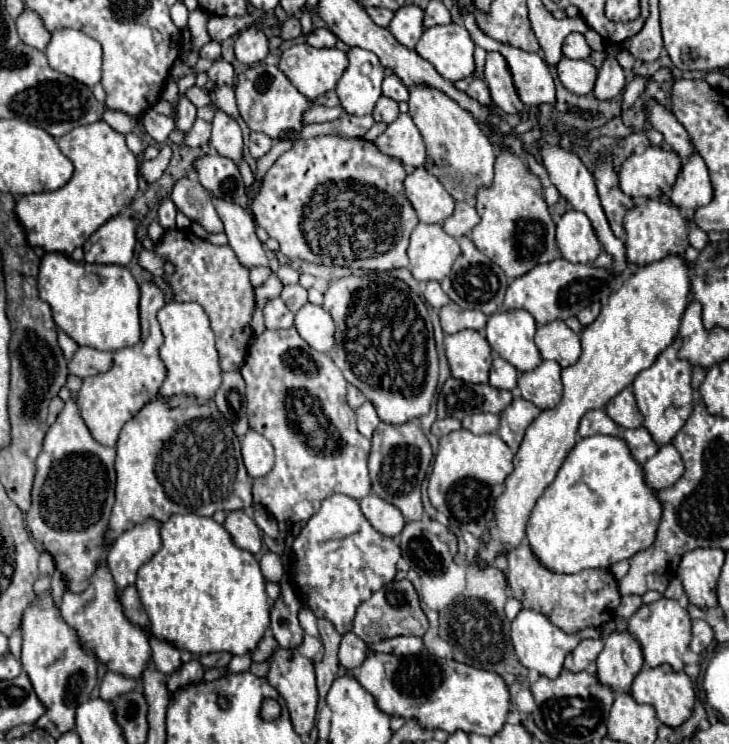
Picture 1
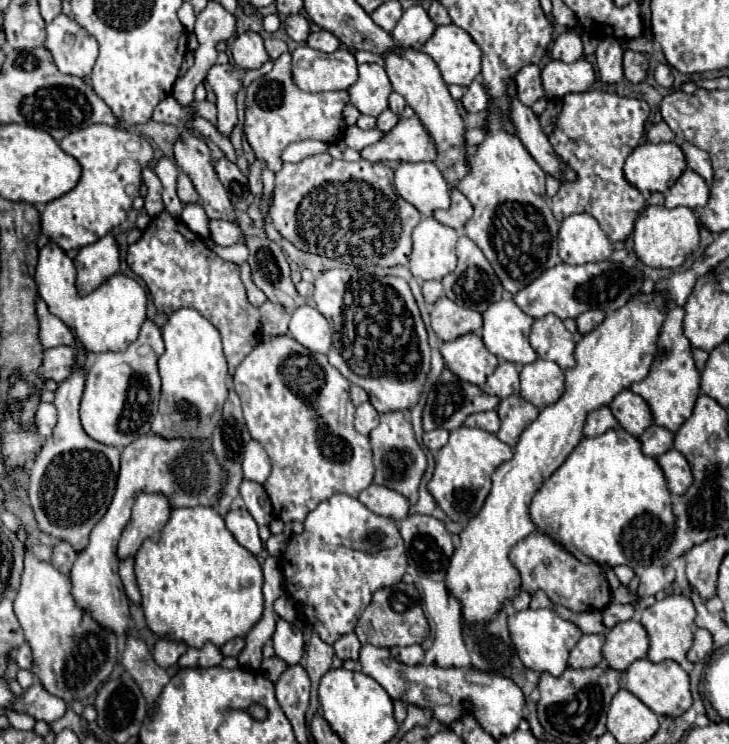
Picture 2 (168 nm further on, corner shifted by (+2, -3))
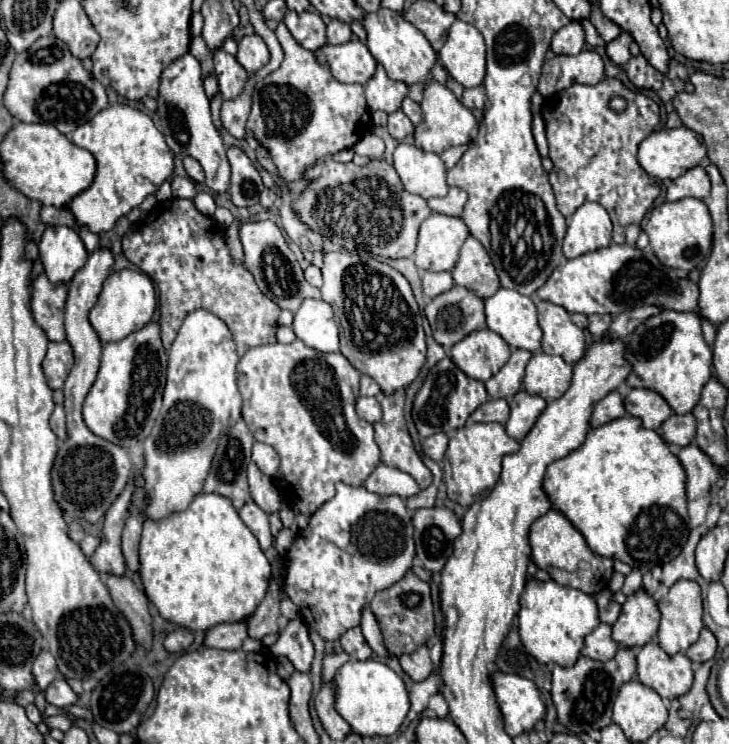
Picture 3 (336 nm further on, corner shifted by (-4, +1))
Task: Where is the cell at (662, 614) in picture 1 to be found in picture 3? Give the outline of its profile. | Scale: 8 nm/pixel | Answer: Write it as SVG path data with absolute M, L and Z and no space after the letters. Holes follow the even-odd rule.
M680 580L678 584L674 584L670 588L670 592L662 600L658 600L658 608L660 608L660 614L662 614L662 622L660 622L660 630L658 630L660 648L668 656L674 656L678 652L686 652L698 640L698 634L704 628L700 586L692 580Z

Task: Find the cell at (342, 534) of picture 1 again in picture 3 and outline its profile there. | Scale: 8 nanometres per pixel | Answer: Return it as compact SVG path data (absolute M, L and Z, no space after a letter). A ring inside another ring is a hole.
M336 484L336 496L332 500L328 500L324 506L320 506L312 516L310 516L310 522L304 530L298 532L292 548L288 550L286 554L286 576L284 576L284 586L282 586L282 592L298 606L302 608L308 618L314 620L314 628L318 630L318 634L324 638L324 640L338 640L344 632L348 632L350 628L354 626L360 626L360 620L362 620L362 610L370 604L370 600L374 598L376 592L380 592L382 588L390 588L392 584L396 584L410 568L412 568L412 560L414 560L414 538L412 538L412 522L410 522L410 516L406 512L406 504L400 496L378 496L378 494L372 494L368 492L364 486L348 486L348 484Z

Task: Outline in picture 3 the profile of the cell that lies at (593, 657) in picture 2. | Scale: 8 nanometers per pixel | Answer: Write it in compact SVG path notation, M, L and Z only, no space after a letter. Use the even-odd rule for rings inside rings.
M598 624L598 628L586 636L582 656L592 658L592 660L600 660L600 662L610 660L618 650L618 644L612 640L610 632L612 632L612 626Z

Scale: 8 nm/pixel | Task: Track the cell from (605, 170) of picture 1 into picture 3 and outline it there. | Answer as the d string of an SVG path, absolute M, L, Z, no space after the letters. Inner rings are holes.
M604 78L594 86L584 84L572 84L570 88L556 92L554 96L544 100L542 116L546 122L546 136L550 144L550 160L554 162L554 170L550 172L550 184L554 188L558 210L564 218L570 218L576 208L580 208L584 202L598 202L606 208L606 212L612 218L614 224L614 242L624 244L624 230L628 224L640 224L650 206L654 204L660 188L658 184L642 170L642 166L636 160L638 144L654 130L654 126L660 122L660 108L658 104L648 98L642 92L632 92L616 78ZM612 98L624 98L628 102L626 110L616 112L610 108Z

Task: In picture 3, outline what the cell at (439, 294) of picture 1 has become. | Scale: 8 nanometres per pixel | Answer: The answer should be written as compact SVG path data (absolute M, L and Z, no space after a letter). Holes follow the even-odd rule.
M422 272L422 290L426 300L432 300L434 296L450 290L454 286L450 272Z

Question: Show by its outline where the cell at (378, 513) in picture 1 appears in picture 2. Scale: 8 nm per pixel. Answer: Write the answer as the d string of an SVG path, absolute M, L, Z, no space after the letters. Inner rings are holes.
M372 482L364 492L360 492L358 500L372 512L380 516L392 516L394 520L406 518L410 508L410 502L400 492L376 482Z

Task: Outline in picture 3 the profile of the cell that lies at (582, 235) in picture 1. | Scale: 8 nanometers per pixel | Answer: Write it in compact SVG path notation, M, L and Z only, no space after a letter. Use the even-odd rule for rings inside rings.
M582 204L570 218L564 238L564 256L578 258L582 254L606 248L612 244L612 222L608 212L596 204Z

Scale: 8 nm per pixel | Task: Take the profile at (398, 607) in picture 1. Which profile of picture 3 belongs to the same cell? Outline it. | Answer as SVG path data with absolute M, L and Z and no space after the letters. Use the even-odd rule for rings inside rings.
M408 572L400 582L396 582L394 586L380 590L372 602L370 602L370 610L374 612L382 636L384 636L384 644L390 650L390 654L400 656L400 654L410 654L414 652L418 646L426 644L426 640L434 634L434 614L432 614L432 598L430 598L430 586L422 580L418 580L414 576L414 572Z

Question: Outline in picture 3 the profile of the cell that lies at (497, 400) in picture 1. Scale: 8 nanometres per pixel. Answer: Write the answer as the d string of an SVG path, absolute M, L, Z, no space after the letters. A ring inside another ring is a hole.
M450 358L440 360L426 376L422 388L416 394L412 418L416 422L416 428L422 438L432 436L436 432L452 434L454 430L462 428L466 424L466 418L478 408L478 404L484 404L488 400L488 392L480 380L474 380L466 376Z

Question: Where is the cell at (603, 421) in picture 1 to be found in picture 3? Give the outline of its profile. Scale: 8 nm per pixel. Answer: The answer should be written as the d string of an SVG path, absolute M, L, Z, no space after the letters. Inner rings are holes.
M610 392L606 398L602 398L596 406L594 406L594 412L592 412L592 418L590 418L590 426L592 428L598 428L610 420L616 420L616 418L622 418L626 412L624 412L624 404L622 404L622 396L618 392Z

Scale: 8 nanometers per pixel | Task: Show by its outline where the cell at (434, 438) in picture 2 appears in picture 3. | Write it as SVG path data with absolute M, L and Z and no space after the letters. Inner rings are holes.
M438 432L434 436L428 436L422 440L422 450L426 456L430 456L432 460L440 462L444 458L444 452L448 448L448 436L444 432Z

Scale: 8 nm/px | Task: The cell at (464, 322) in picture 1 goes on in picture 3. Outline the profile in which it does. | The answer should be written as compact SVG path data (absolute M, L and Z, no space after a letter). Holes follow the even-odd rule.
M454 286L432 298L424 310L434 340L446 350L474 330L486 328L484 302L470 290Z

